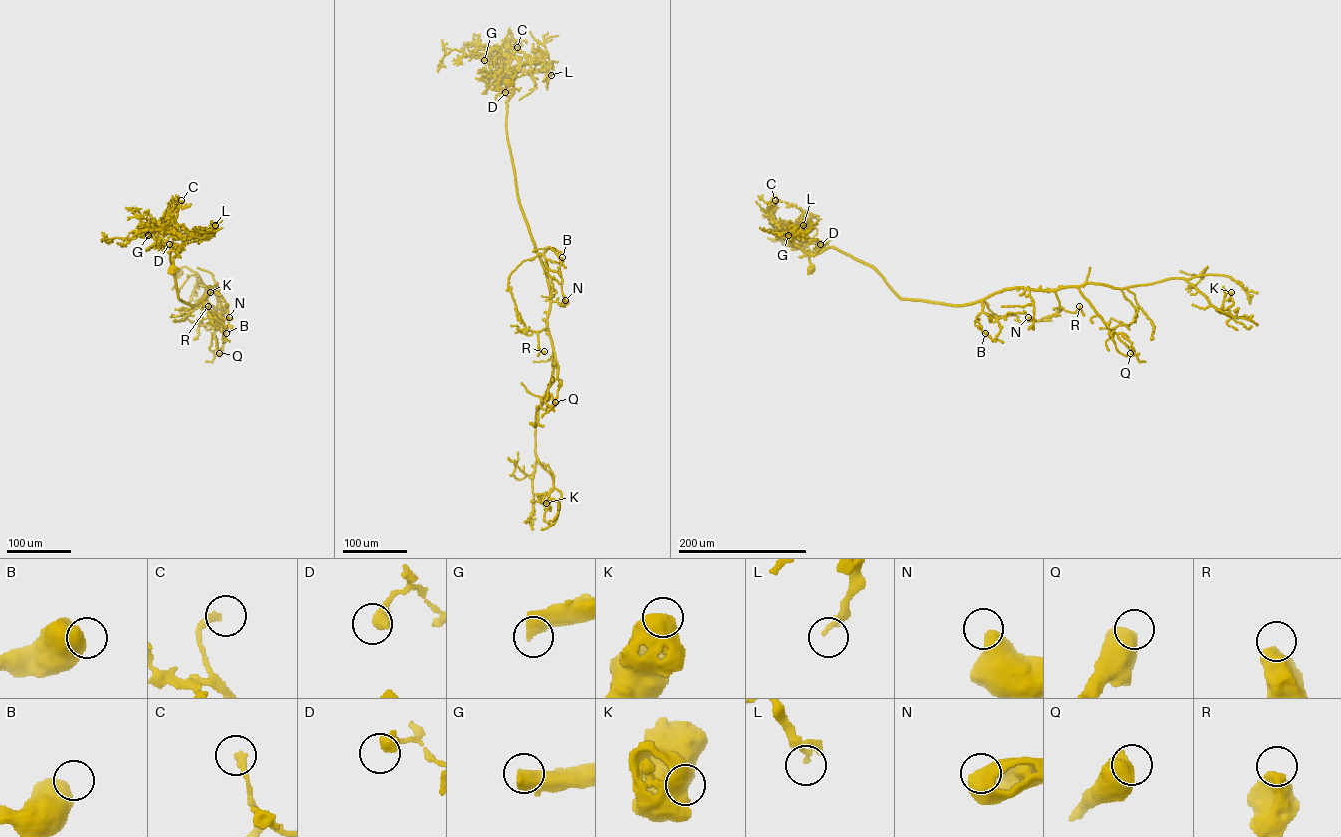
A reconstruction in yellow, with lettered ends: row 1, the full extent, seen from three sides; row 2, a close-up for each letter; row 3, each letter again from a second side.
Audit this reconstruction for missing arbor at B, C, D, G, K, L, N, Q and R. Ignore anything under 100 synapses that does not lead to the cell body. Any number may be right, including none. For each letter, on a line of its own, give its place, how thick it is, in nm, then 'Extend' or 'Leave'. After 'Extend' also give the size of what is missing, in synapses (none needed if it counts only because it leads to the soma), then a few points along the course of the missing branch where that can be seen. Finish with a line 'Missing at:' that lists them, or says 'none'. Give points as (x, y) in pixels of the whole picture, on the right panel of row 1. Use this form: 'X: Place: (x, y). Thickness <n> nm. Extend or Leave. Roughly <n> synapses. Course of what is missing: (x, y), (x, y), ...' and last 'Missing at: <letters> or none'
B: Place: (985, 333). Thickness 650 nm. Leave
C: Place: (775, 200). Thickness 280 nm. Leave
D: Place: (820, 244). Thickness 500 nm. Leave
G: Place: (788, 235). Thickness 600 nm. Extend. Roughly 550 synapses
K: Place: (1231, 292). Thickness 700 nm. Leave
L: Place: (803, 225). Thickness 190 nm. Leave
N: Place: (1028, 317). Thickness 600 nm. Leave
Q: Place: (1130, 353). Thickness 700 nm. Leave
R: Place: (1079, 306). Thickness 650 nm. Leave
Missing at: G

